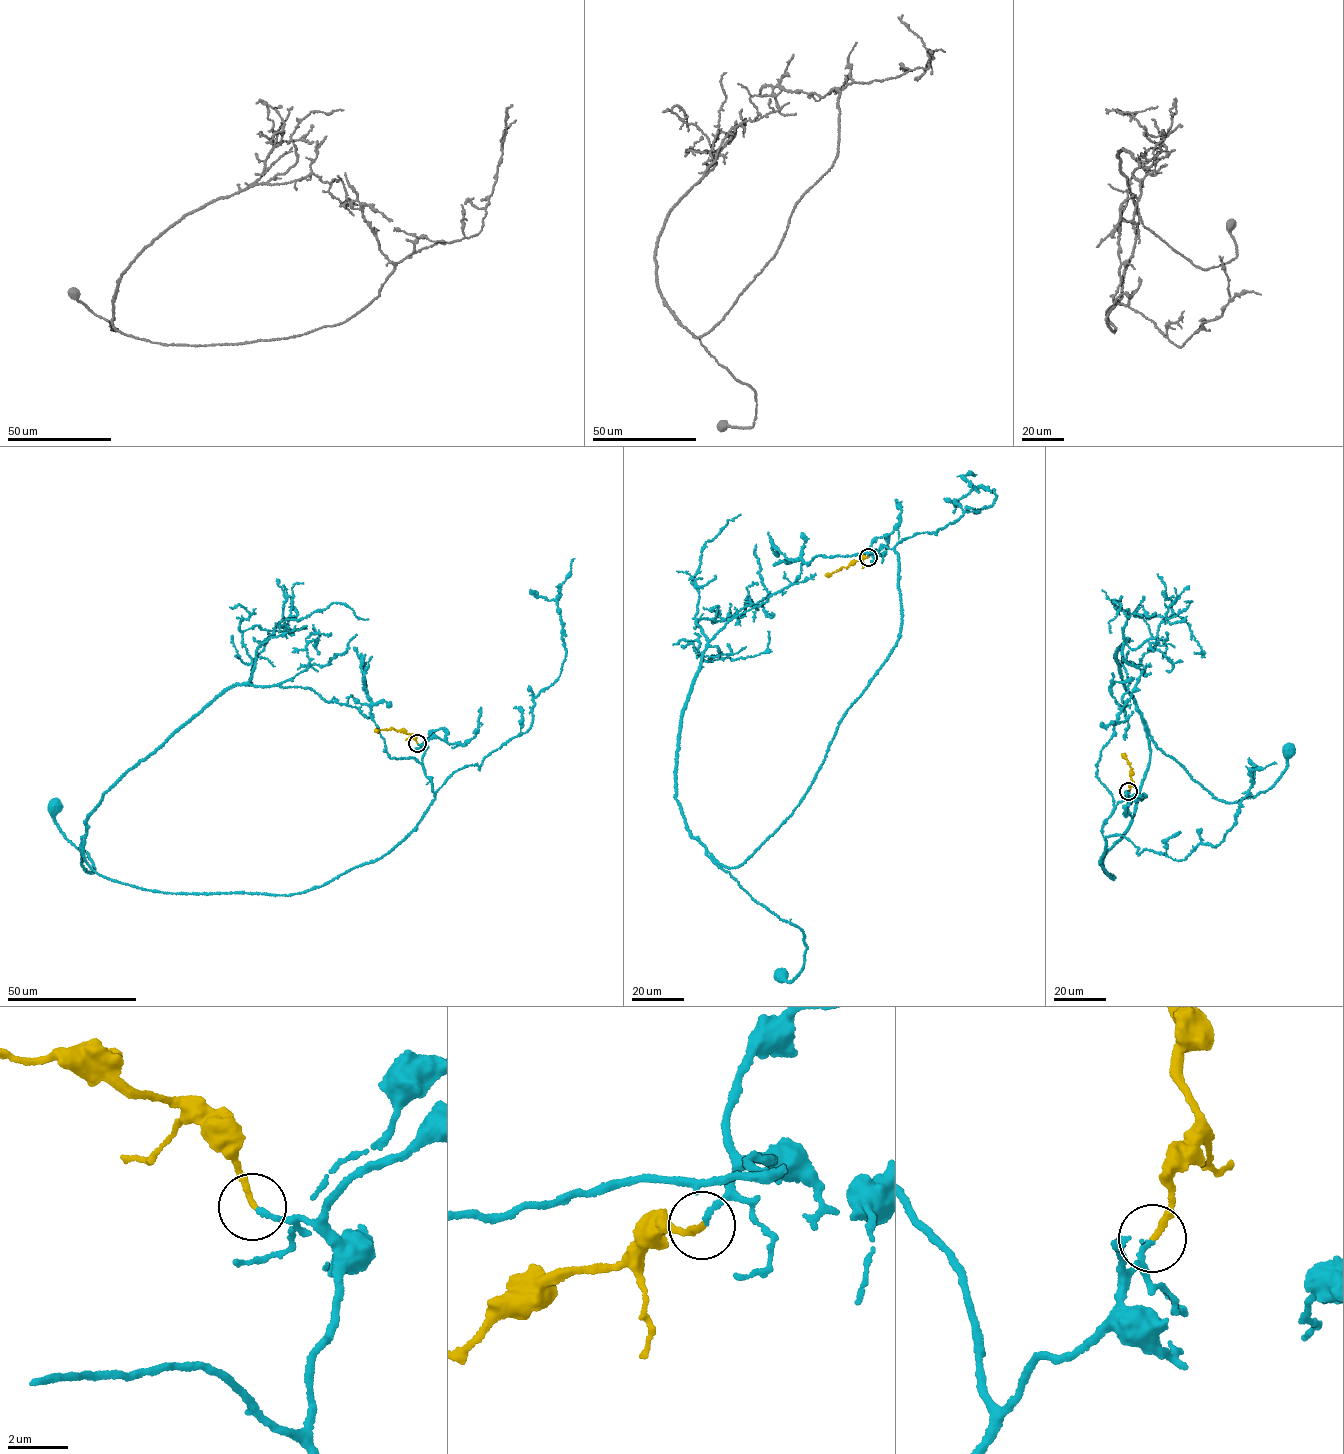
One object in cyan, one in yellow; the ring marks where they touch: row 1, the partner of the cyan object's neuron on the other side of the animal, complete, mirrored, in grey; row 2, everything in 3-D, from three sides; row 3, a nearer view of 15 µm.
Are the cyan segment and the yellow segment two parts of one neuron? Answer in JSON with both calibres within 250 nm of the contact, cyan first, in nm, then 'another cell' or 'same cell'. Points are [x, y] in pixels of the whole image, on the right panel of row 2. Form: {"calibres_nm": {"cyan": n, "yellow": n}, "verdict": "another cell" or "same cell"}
{"calibres_nm": {"cyan": 180, "yellow": 180}, "verdict": "same cell"}

